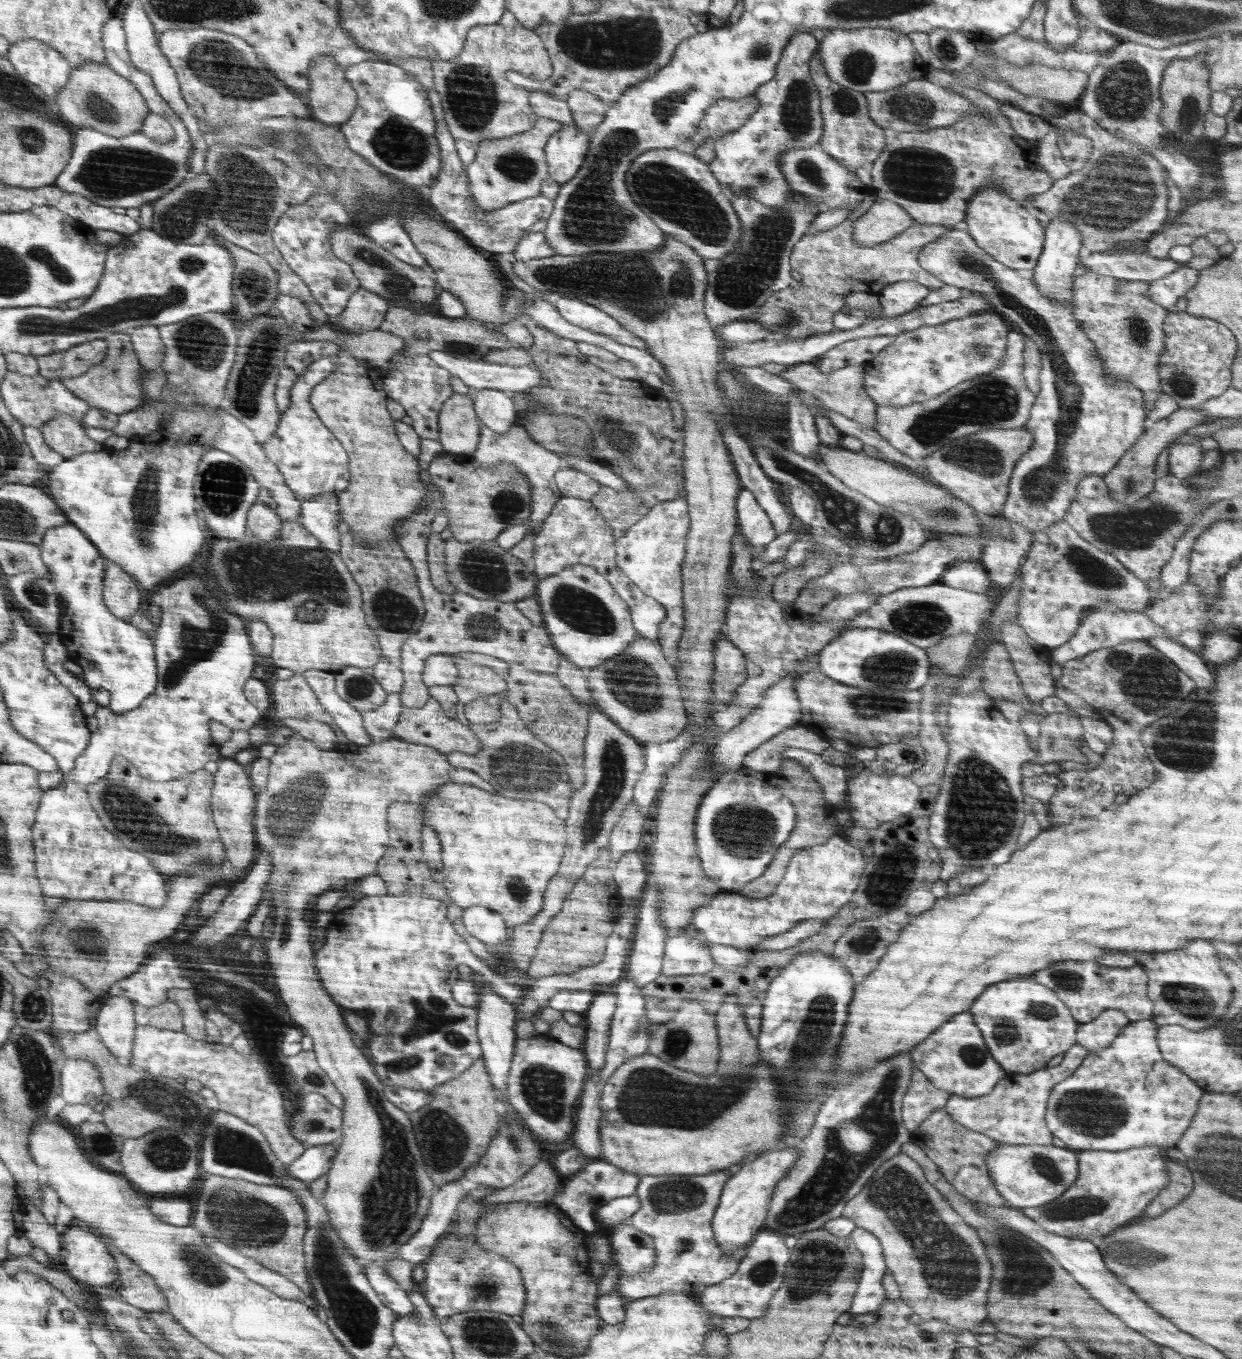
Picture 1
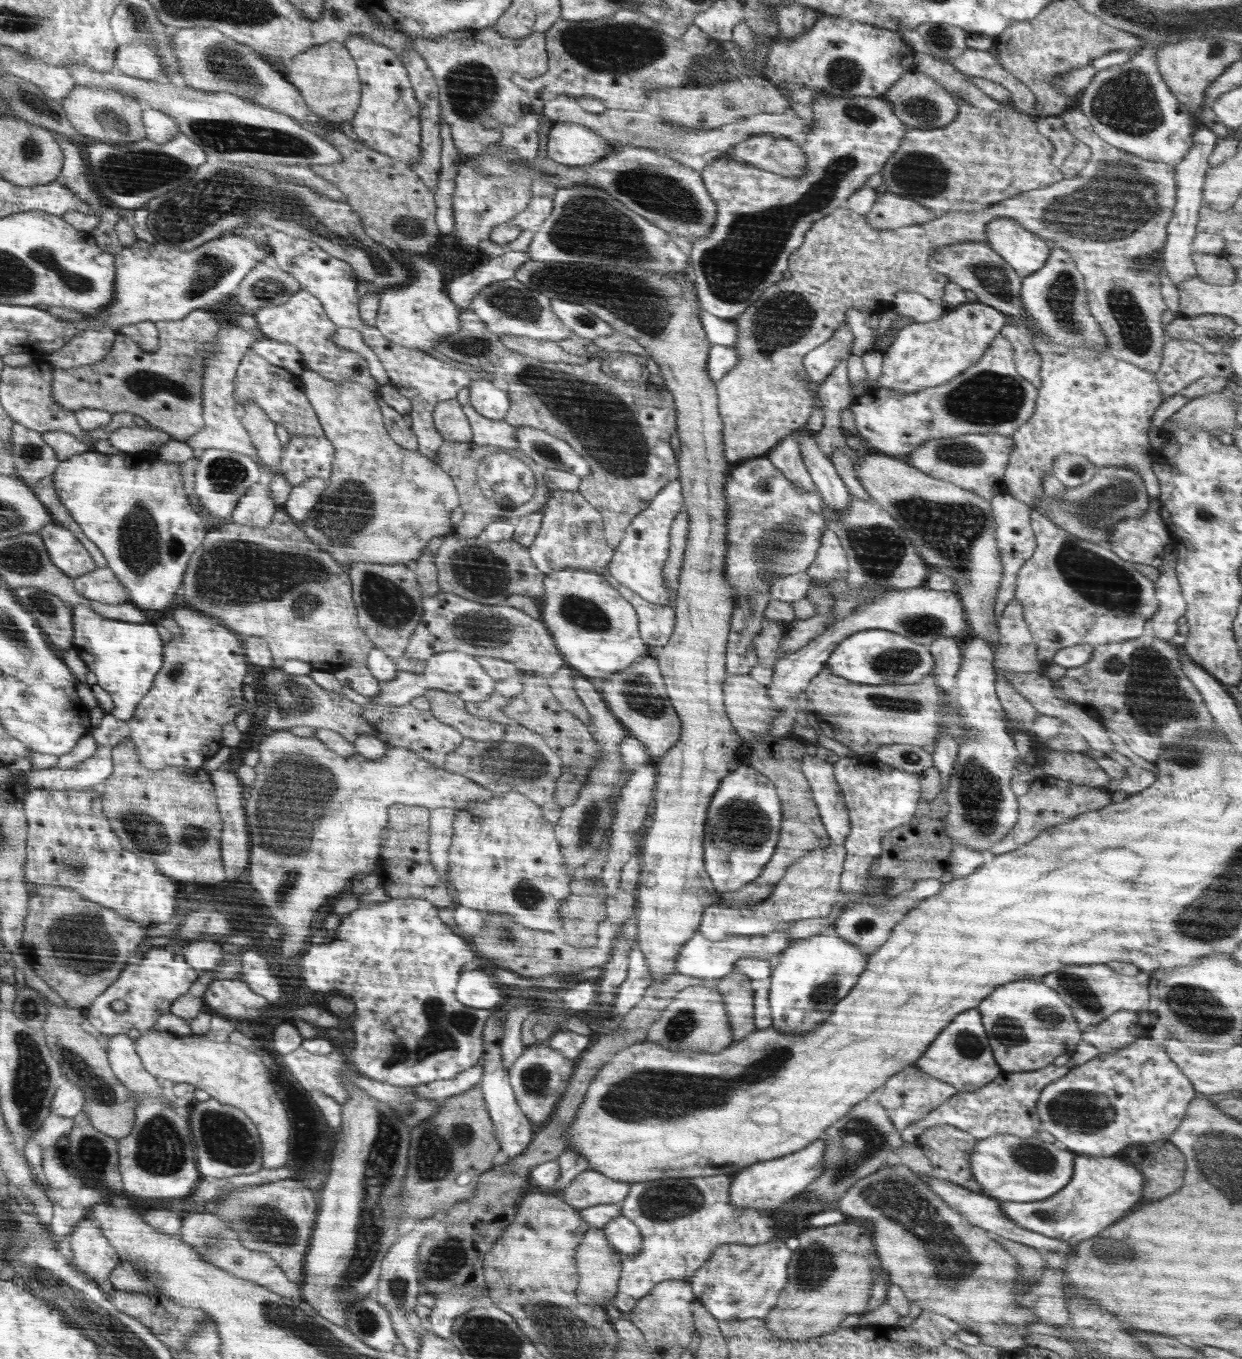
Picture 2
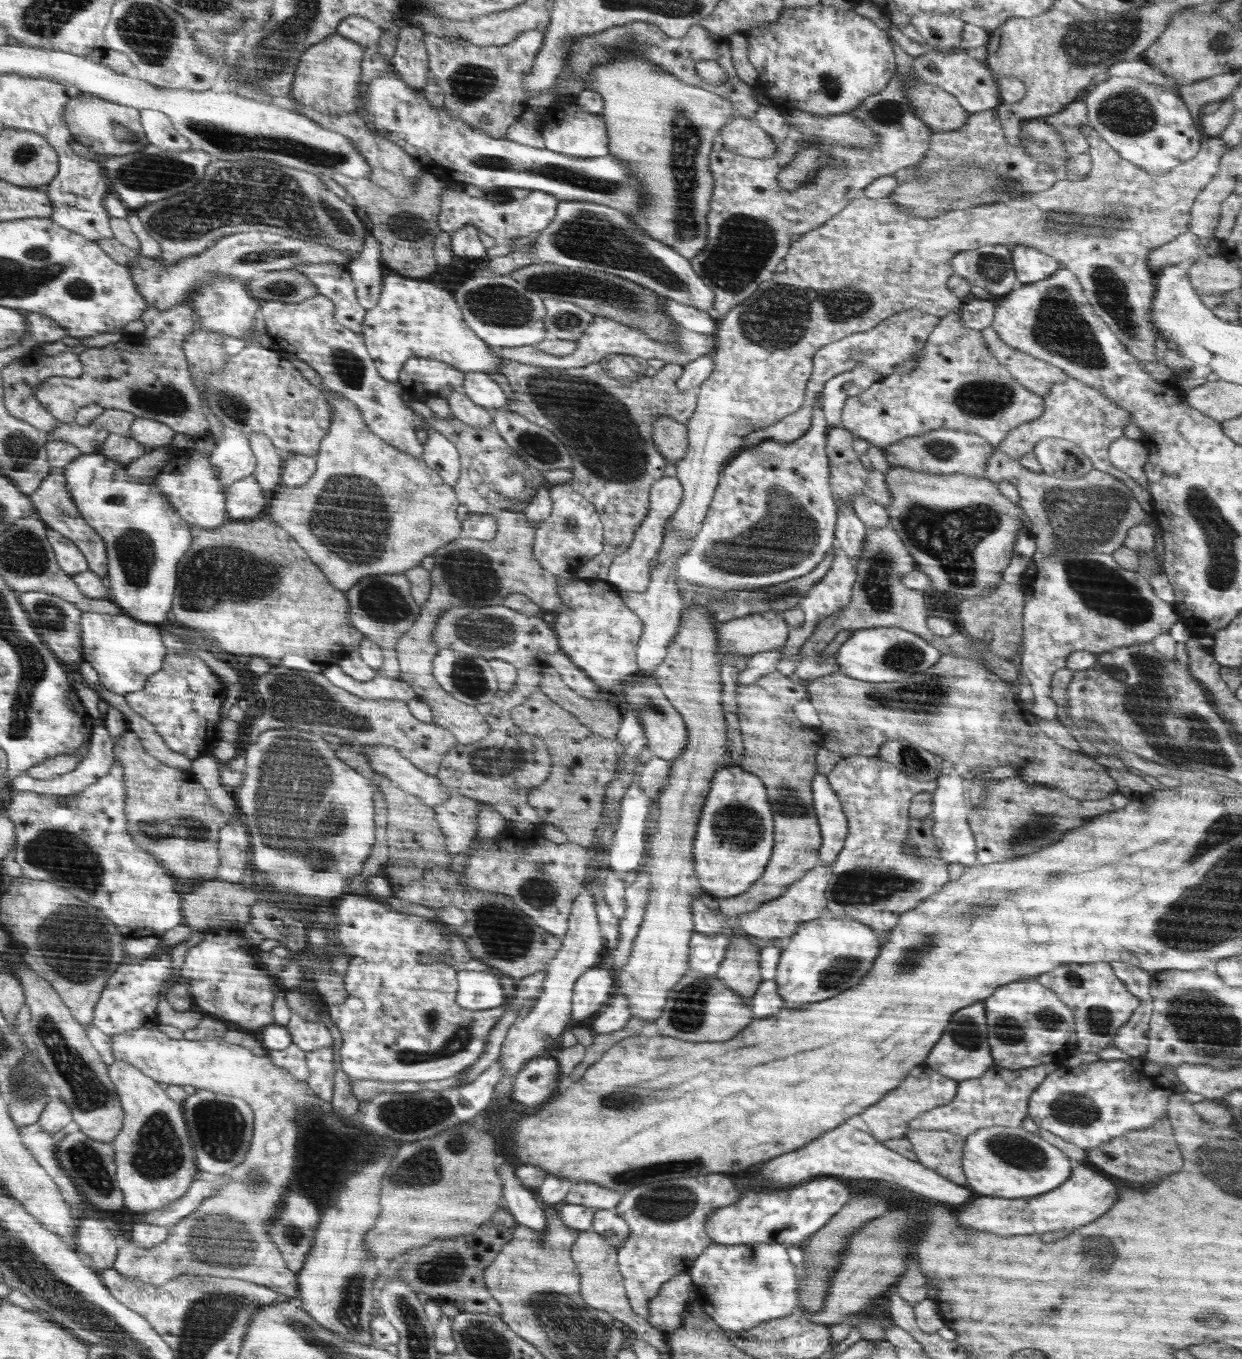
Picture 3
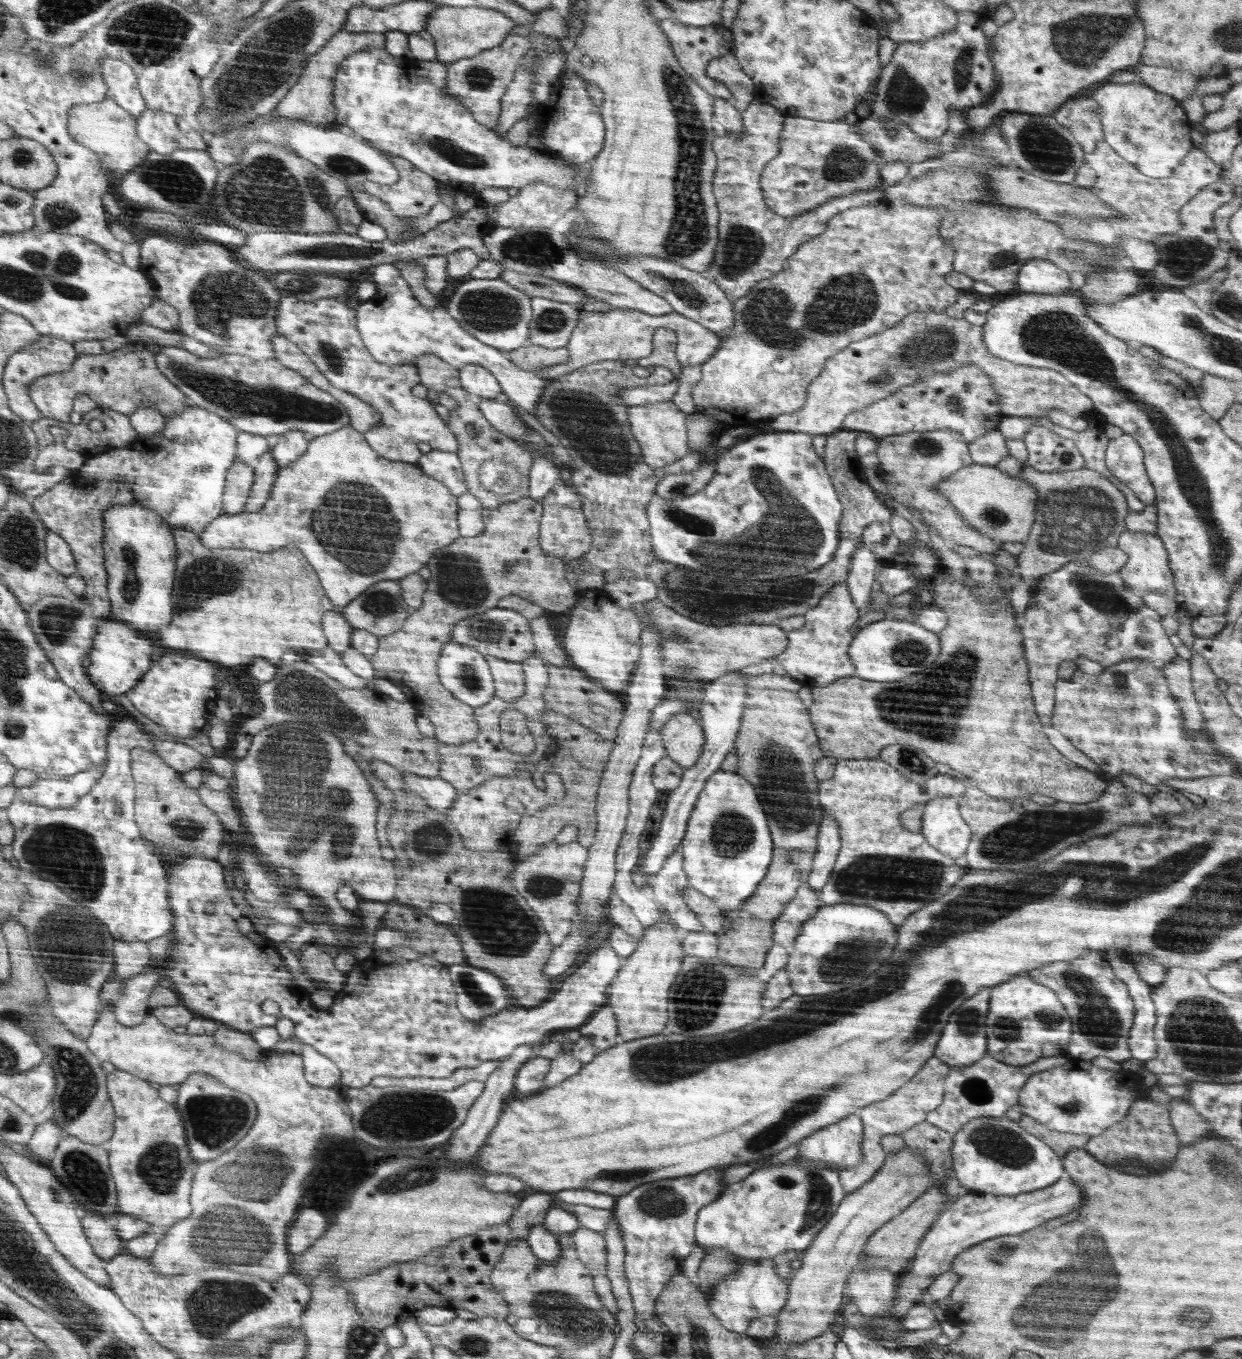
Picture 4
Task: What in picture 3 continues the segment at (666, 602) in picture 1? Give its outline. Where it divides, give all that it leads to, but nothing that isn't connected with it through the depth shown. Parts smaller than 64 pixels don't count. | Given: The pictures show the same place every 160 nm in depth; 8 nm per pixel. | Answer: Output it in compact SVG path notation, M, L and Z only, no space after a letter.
M664 476L653 485L649 494L649 514L646 520L636 530L636 539L629 550L613 560L612 566L609 567L609 574L605 579L620 592L625 590L626 592L642 593L648 590L649 584L652 582L649 564L661 551L662 540L665 539L666 524L677 512L677 508L681 506L682 500L684 500L684 489L676 476Z

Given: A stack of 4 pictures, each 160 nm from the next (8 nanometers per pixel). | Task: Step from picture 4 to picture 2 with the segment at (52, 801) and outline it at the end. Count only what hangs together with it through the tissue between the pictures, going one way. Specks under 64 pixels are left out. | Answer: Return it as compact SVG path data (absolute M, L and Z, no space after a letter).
M176 603L169 610L182 632L179 637L172 634L172 639L165 644L162 670L149 693L138 703L133 718L120 720L111 713L105 714L101 724L91 732L97 743L96 751L75 767L64 770L23 767L20 774L28 790L70 791L74 788L82 791L100 787L113 774L112 750L123 740L129 740L137 748L141 764L149 770L168 767L197 769L216 754L216 746L222 740L222 726L234 722L244 712L242 680L248 672L244 650L238 636L230 628L220 626L214 618Z

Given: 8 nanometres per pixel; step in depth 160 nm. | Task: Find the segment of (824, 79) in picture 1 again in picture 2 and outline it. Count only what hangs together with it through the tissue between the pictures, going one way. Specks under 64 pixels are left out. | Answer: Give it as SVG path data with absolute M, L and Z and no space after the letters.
M820 93L810 104L813 127L807 132L804 151L807 167L803 176L782 176L745 161L717 157L702 170L702 180L716 207L715 224L708 236L692 247L690 261L694 293L700 307L721 319L733 320L752 306L766 288L783 279L789 256L803 243L812 223L835 212L869 176L880 172L884 163L903 143L908 126L898 120L893 106L883 97L843 96L835 99Z

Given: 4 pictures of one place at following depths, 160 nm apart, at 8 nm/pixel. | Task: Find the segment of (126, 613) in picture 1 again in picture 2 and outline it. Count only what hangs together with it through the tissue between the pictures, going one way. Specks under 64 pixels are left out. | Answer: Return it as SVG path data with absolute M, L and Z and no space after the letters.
M96 567L88 575L76 579L76 591L90 600L104 604L124 604L129 602L127 588L118 577L106 567Z

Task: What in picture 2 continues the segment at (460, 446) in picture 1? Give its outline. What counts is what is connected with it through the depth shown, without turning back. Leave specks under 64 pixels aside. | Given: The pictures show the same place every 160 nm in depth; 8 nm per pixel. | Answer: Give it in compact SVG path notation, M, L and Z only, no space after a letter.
M456 399L440 402L432 410L436 431L449 443L473 441L470 424Z

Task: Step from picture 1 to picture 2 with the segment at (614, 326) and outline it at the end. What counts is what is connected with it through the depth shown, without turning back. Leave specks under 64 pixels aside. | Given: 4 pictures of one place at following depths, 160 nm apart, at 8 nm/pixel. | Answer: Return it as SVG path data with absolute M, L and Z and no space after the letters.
M552 299L553 314L559 316L574 335L586 337L590 340L606 336L614 332L614 327L598 318L596 314L584 308L581 304L567 300Z

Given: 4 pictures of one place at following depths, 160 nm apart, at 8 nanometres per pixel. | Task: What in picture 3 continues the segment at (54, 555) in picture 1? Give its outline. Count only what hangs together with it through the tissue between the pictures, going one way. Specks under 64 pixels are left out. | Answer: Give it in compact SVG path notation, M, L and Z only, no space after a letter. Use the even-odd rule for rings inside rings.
M47 528L49 544L56 554L57 563L61 569L71 576L89 570L89 563L84 554L68 537L62 536L61 532ZM82 614L82 639L85 657L99 675L100 685L115 694L126 696L145 688L148 679L163 667L166 648L160 640L160 632L150 624L140 624L126 614Z

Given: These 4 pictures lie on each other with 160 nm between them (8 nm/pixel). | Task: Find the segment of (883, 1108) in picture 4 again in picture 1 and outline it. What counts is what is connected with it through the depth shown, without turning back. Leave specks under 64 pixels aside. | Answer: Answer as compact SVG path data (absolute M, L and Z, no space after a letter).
M915 1069L903 1096L901 1119L906 1130L916 1130L933 1110L944 1108L950 1093L936 1088L923 1072Z

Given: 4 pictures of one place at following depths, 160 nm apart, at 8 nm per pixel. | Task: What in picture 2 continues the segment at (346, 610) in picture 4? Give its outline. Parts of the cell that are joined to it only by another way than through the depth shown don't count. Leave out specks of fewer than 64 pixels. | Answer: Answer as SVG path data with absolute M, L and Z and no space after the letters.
M354 563L347 568L353 583L353 601L357 605L357 616L360 618L361 628L369 635L378 648L381 648L396 662L405 652L413 632L424 618L424 596L416 573L410 565L405 564L374 564Z

